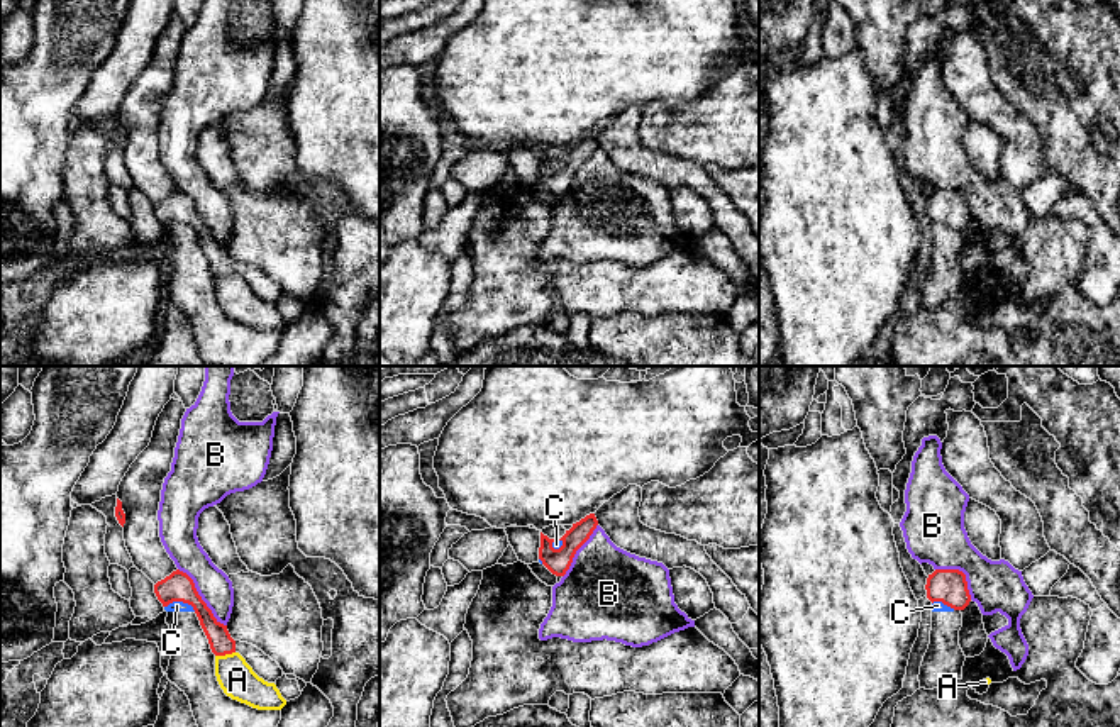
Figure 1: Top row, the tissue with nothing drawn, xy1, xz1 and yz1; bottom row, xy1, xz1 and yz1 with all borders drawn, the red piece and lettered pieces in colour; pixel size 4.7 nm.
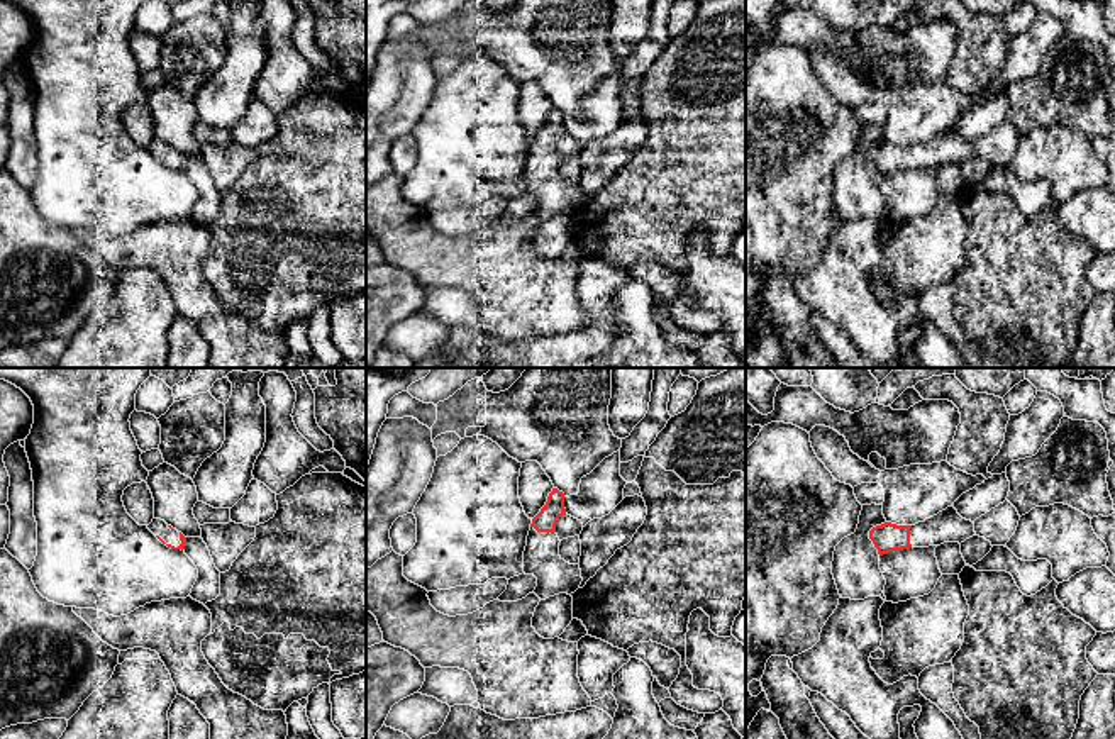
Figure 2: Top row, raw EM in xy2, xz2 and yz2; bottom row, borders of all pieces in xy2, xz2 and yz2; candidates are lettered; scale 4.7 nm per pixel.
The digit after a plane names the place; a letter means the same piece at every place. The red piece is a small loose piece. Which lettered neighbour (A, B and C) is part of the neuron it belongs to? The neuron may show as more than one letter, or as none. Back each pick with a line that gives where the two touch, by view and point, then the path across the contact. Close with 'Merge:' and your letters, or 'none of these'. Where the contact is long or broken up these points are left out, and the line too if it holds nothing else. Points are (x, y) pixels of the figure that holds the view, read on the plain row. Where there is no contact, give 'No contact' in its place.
Merge: none of these

